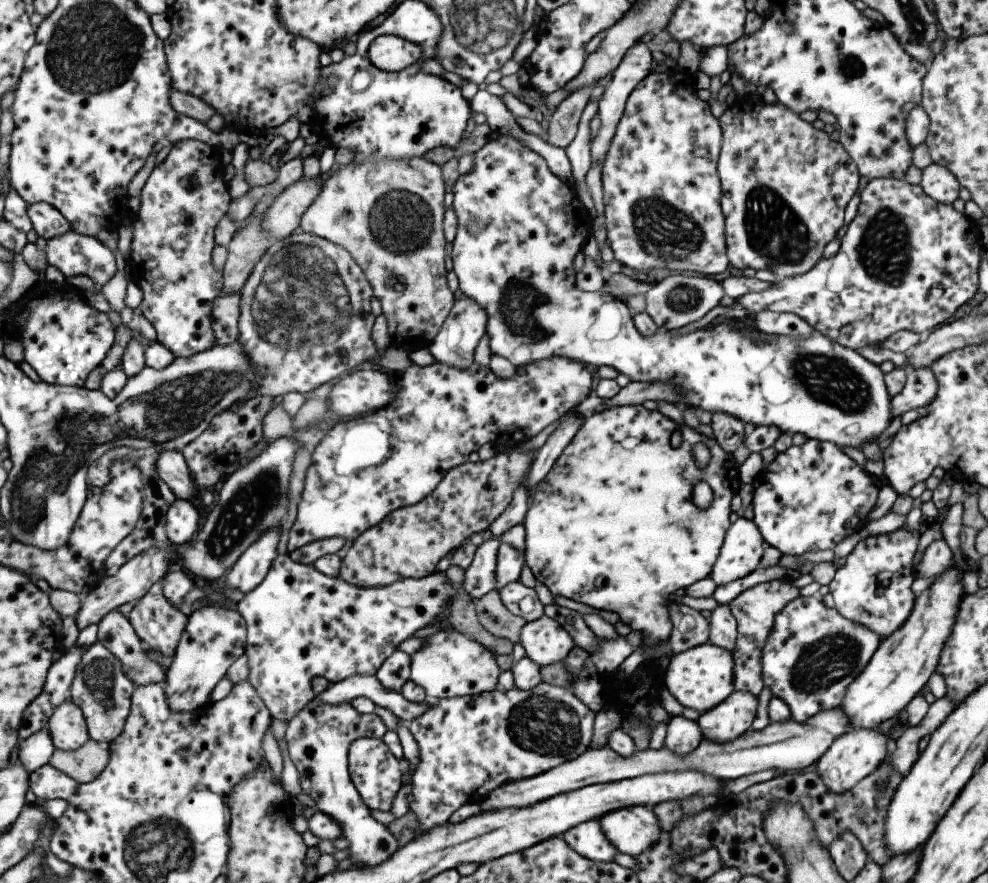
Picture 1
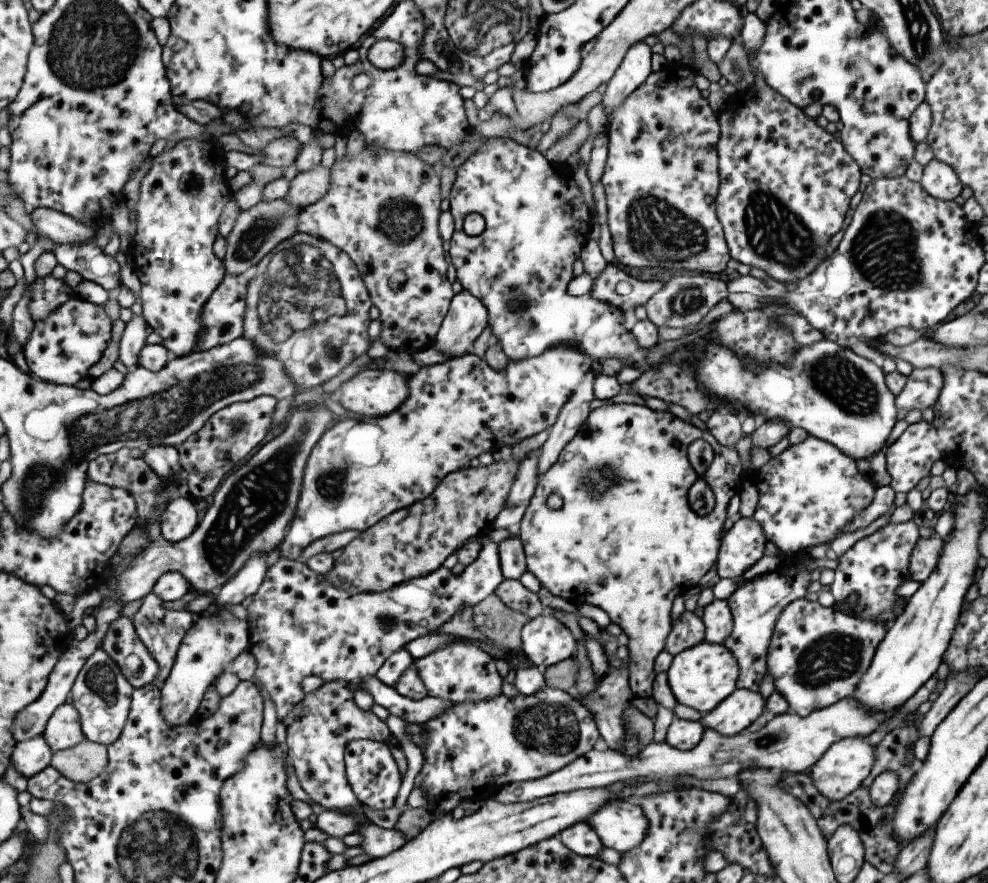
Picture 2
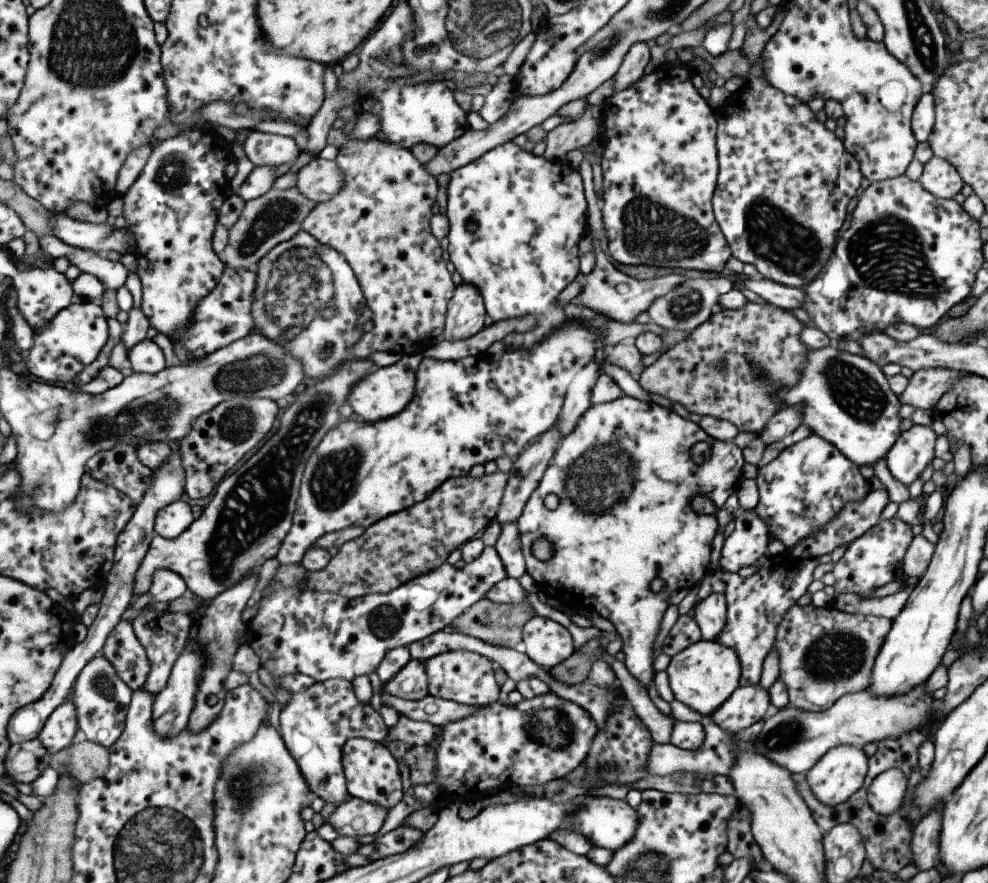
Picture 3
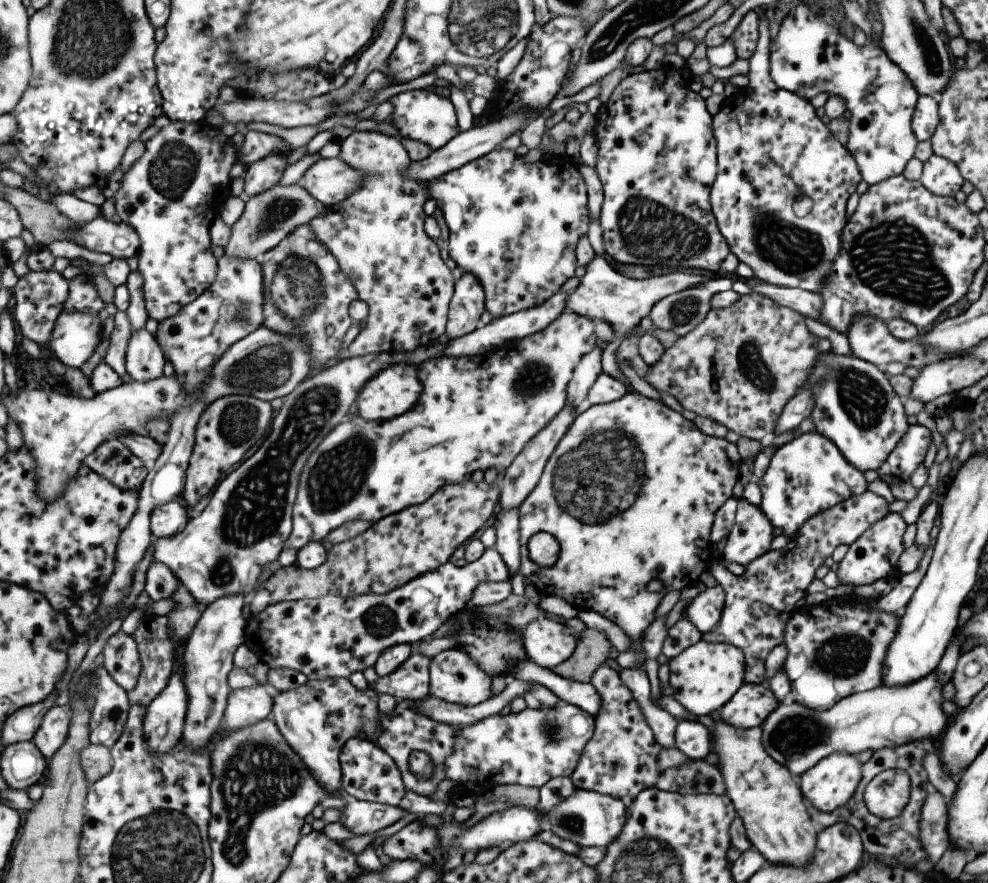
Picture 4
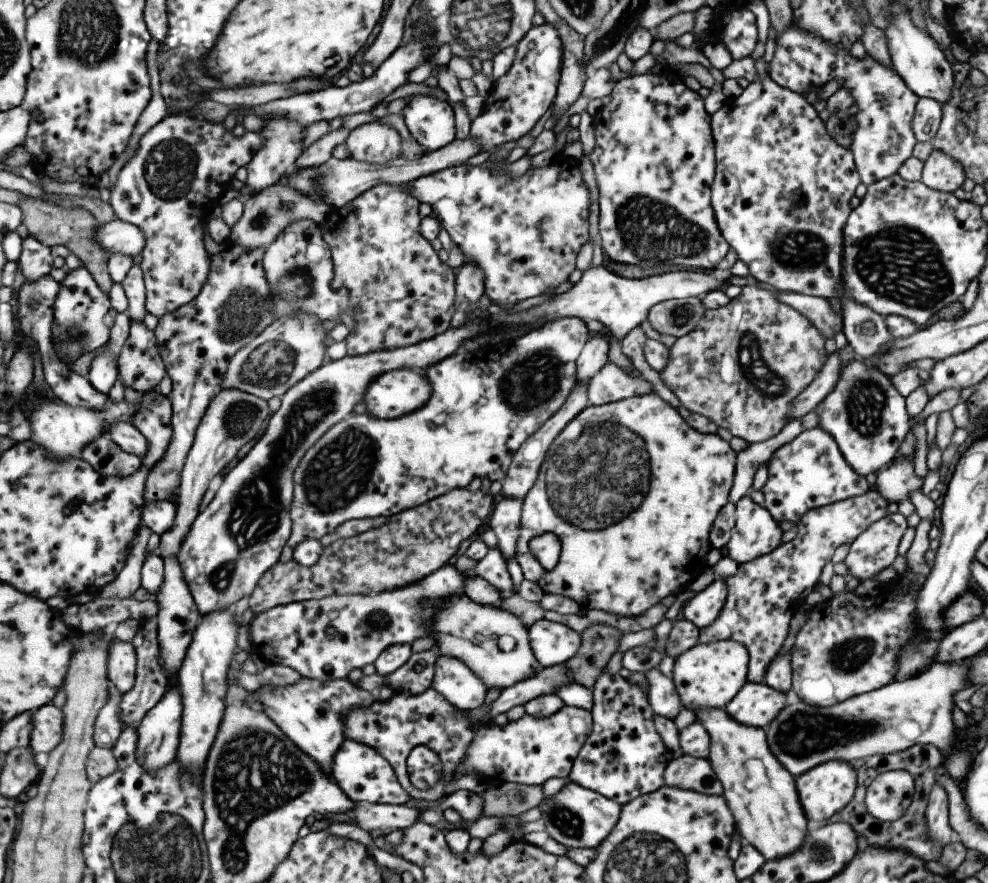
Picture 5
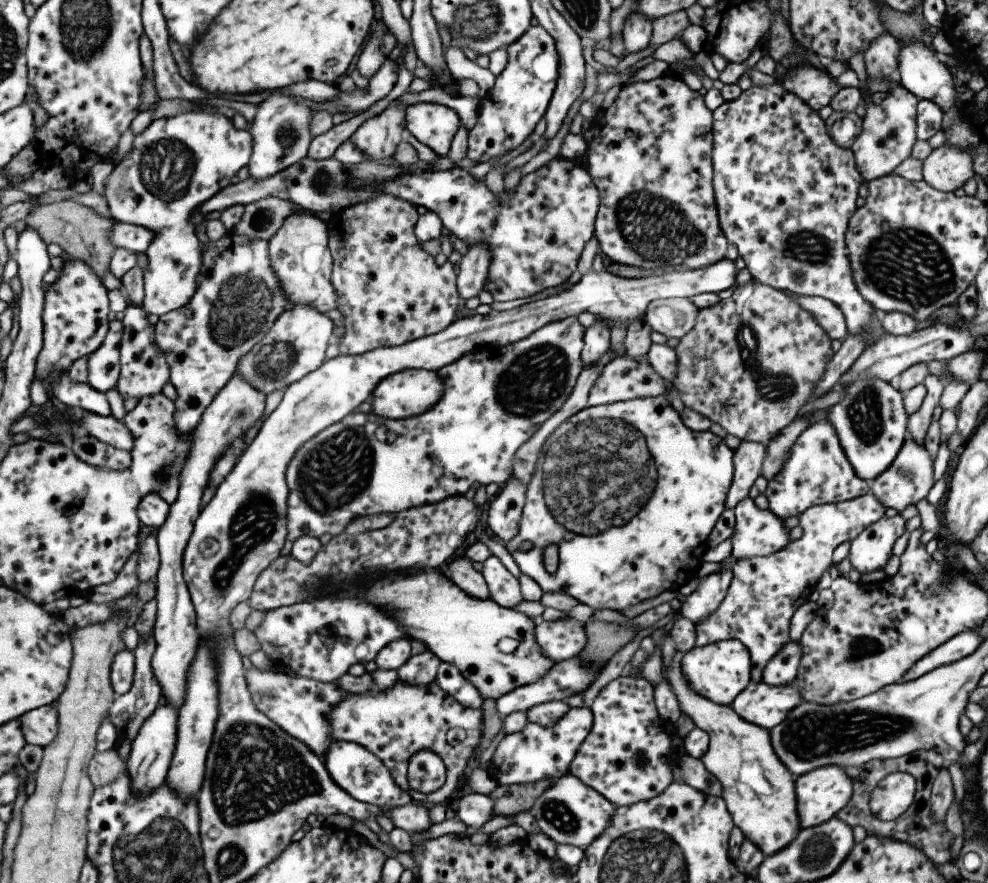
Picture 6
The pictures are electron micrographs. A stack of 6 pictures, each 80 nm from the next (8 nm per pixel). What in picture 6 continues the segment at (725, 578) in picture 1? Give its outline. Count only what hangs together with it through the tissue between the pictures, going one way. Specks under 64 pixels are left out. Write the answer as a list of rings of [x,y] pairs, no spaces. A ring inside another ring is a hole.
[[[743,498],[733,508],[735,526],[731,536],[733,560],[743,560],[755,556],[763,557],[778,552],[790,542],[789,530],[783,521],[769,510],[755,506],[754,500]]]

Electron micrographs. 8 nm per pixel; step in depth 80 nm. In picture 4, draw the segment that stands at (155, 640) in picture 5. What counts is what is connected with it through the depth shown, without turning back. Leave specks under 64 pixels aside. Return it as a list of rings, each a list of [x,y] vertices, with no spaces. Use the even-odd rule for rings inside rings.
[[[151,616],[148,619],[143,619],[139,622],[133,638],[139,644],[139,652],[141,652],[141,660],[143,660],[143,672],[139,678],[139,684],[133,692],[129,693],[130,704],[142,705],[149,707],[157,696],[167,686],[167,682],[174,672],[175,665],[178,660],[177,648],[180,646],[177,642],[173,642],[169,638],[169,628],[167,628],[167,616]]]

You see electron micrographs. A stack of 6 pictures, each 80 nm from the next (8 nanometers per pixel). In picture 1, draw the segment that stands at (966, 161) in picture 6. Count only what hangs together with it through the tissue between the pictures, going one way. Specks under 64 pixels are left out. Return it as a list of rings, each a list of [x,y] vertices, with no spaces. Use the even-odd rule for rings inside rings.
[[[934,163],[920,170],[918,186],[926,196],[939,204],[953,203],[958,198],[960,188],[955,176],[947,168]]]

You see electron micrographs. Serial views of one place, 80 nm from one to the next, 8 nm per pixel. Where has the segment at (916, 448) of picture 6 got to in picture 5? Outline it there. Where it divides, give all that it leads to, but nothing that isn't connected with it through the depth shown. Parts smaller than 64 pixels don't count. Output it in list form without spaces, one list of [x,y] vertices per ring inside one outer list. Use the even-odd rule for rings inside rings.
[[[897,458],[889,468],[876,474],[876,492],[887,502],[896,505],[907,499],[911,492],[921,488],[922,479],[913,472],[912,458]]]

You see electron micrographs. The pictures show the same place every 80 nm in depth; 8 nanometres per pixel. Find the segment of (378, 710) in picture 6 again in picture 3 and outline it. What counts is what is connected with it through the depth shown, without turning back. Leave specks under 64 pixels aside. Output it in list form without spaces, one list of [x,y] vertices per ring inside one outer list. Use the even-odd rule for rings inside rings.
[[[399,716],[395,726],[388,728],[383,744],[393,759],[405,764],[411,786],[425,786],[435,776],[435,750],[439,744],[439,726],[407,720]]]

